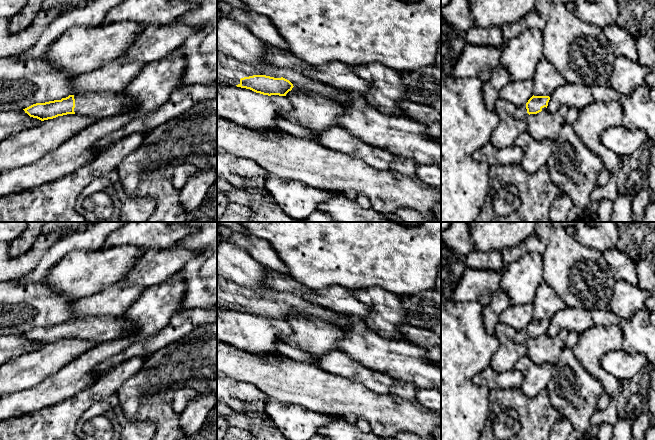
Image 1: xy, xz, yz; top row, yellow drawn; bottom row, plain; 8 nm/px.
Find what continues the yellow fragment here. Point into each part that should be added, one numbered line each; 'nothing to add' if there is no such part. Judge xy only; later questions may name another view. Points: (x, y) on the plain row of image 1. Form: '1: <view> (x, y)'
1: xy (99, 329)

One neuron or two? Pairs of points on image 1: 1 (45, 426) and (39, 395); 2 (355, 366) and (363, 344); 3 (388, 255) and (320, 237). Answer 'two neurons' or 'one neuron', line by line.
1: two neurons
2: two neurons
3: one neuron

